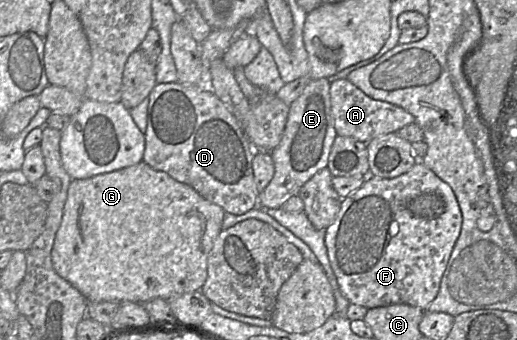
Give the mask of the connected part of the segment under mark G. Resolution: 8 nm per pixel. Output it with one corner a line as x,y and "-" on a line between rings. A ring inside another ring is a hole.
144,161
130,167
96,175
91,178
74,179
68,188
61,225
55,237
51,254
52,264
57,274
75,287
87,302
110,301
143,304
154,298
162,298
168,301
183,294
201,290
207,279
208,255
215,239
222,230
224,214
225,210
221,206
206,200
191,186
178,182
166,172
153,169

